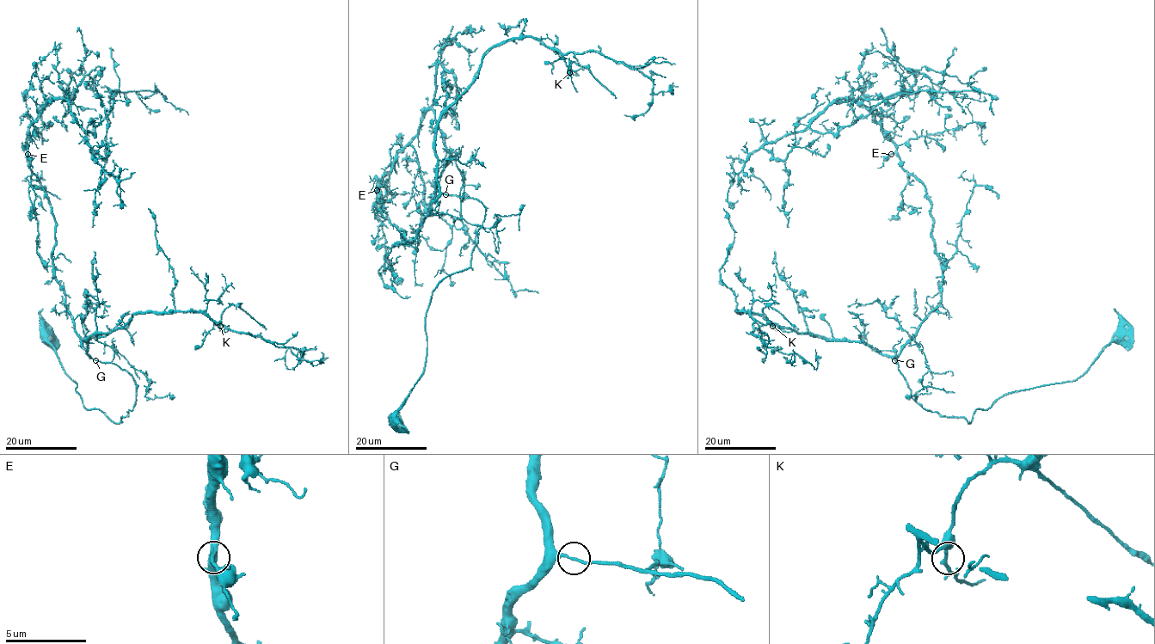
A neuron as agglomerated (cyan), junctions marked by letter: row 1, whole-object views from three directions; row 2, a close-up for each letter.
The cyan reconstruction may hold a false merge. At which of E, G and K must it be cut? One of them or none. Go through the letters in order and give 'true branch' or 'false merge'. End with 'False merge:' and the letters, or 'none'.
E: true branch
G: true branch
K: true branch
False merge: none

